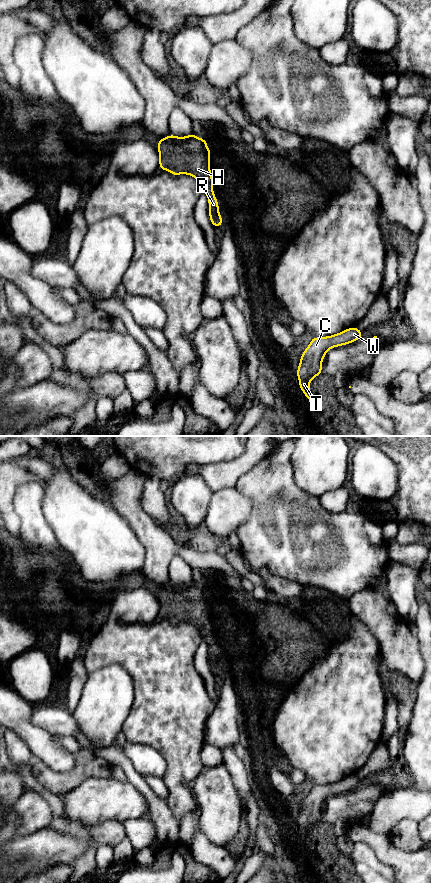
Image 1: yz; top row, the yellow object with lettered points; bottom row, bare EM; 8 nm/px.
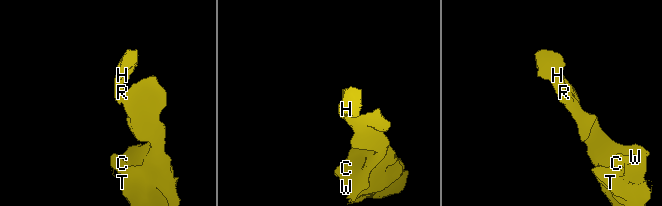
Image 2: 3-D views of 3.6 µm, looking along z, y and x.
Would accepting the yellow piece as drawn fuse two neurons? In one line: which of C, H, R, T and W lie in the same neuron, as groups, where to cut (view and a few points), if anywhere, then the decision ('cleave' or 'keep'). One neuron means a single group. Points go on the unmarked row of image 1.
C T W / H R; cut in yz along (218, 660), (210, 668); cleave

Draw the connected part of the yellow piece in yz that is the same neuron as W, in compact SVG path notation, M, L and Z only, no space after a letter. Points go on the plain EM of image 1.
M353 774L334 783L311 786L310 792L301 802L299 815L296 821L299 835L303 842L309 847L313 856L313 846L309 837L310 829L323 821L322 809L327 799L333 795L340 795L353 791L363 784L364 780L361 780L356 774Z

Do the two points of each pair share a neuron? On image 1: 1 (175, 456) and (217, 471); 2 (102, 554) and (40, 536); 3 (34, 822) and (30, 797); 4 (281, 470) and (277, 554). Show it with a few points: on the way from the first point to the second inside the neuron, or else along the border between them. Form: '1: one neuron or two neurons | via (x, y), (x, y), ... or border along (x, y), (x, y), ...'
1: two neurons | border along (219, 461), (205, 464), (190, 464), (185, 473)
2: two neurons | border along (46, 520), (67, 559)
3: one neuron | via (34, 816), (34, 810), (30, 803)
4: one neuron | via (276, 491), (277, 533)

